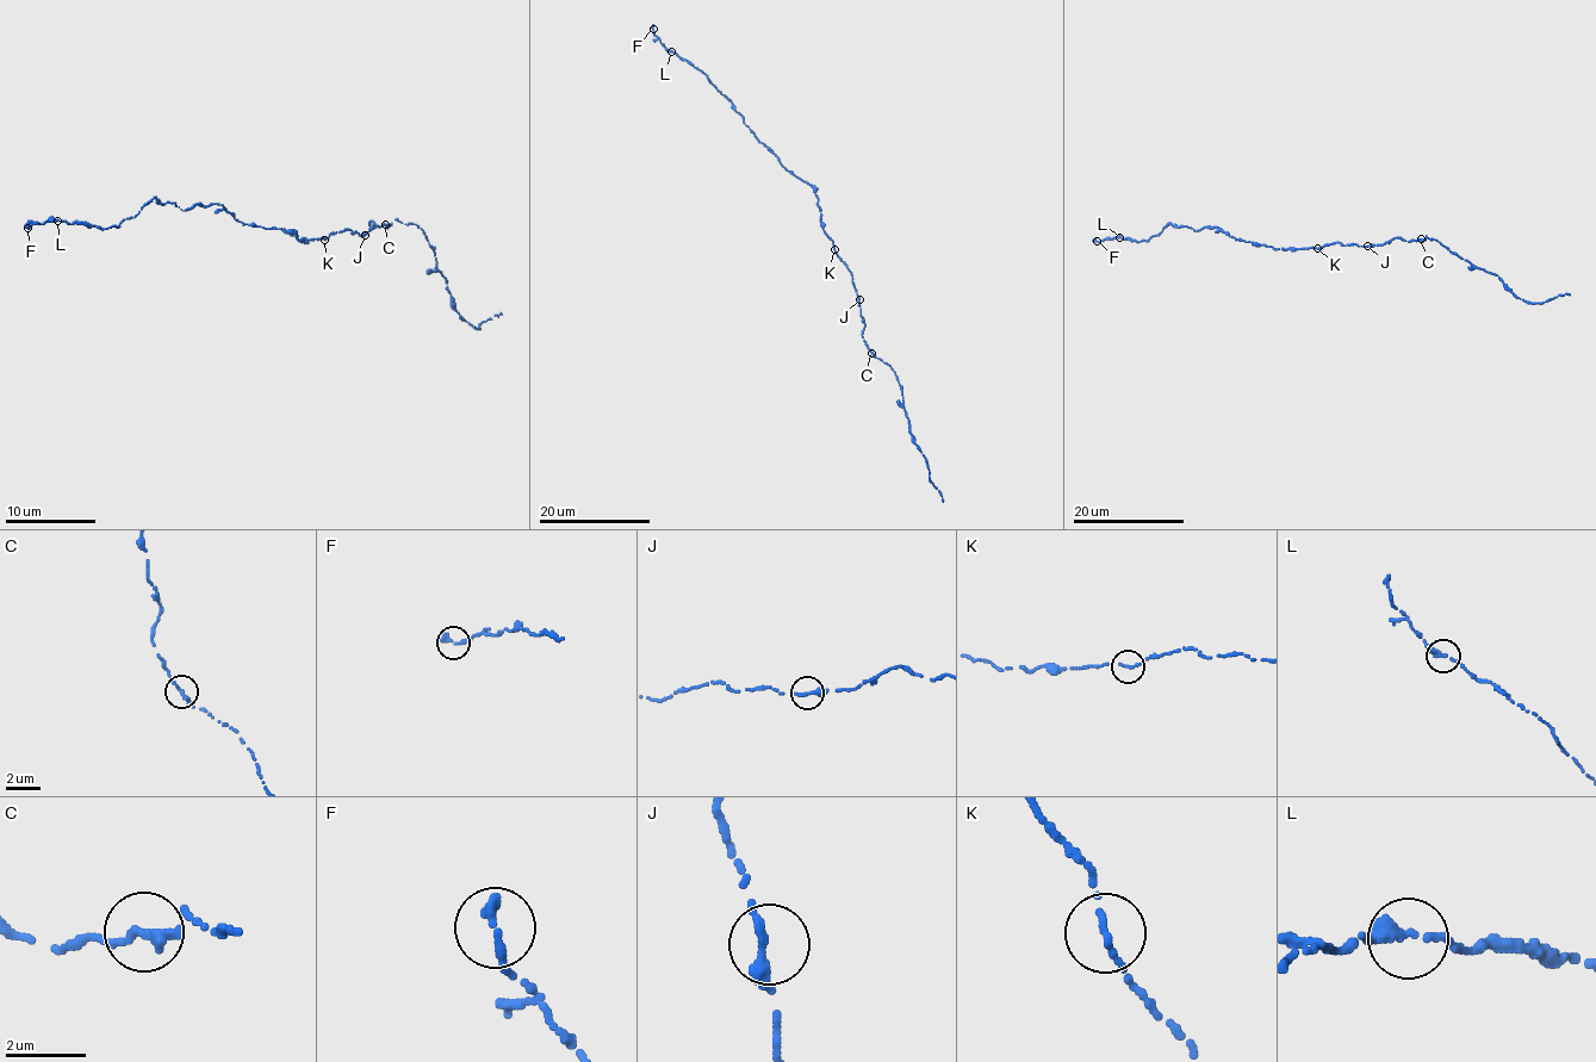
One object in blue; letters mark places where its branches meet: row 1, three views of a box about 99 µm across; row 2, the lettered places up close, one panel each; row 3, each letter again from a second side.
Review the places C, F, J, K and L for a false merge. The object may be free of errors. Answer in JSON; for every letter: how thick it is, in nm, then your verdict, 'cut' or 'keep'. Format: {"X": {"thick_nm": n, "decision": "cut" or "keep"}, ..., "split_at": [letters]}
{"C": {"thick_nm": 380, "decision": "keep"}, "F": {"thick_nm": 380, "decision": "keep"}, "J": {"thick_nm": 360, "decision": "keep"}, "K": {"thick_nm": 150, "decision": "keep"}, "L": {"thick_nm": 280, "decision": "keep"}, "split_at": []}

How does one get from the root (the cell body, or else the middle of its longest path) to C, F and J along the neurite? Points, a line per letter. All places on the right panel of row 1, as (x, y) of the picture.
C: (1317, 248), (1333, 243), (1373, 246), (1395, 237), (1408, 241), (1420, 238)
F: (1317, 248), (1274, 248), (1236, 238), (1215, 227), (1194, 230), (1169, 223), (1147, 240), (1112, 237), (1097, 241)
J: (1317, 248), (1333, 243), (1367, 246)

